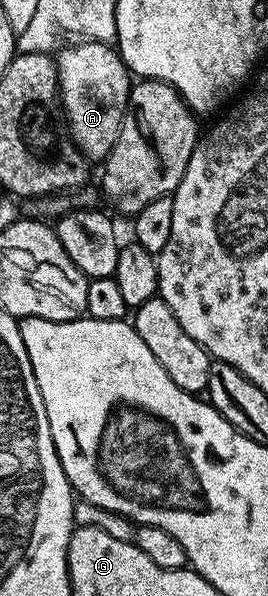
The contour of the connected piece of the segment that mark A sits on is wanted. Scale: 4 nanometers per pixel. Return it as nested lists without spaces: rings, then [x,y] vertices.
[[[85,39],[80,44],[72,44],[64,48],[60,53],[55,53],[56,81],[60,87],[58,93],[60,107],[63,111],[68,132],[72,140],[79,146],[81,152],[89,161],[103,161],[114,146],[114,142],[120,138],[120,127],[128,113],[128,94],[130,91],[130,73],[122,62],[119,51],[111,43],[99,40]]]

